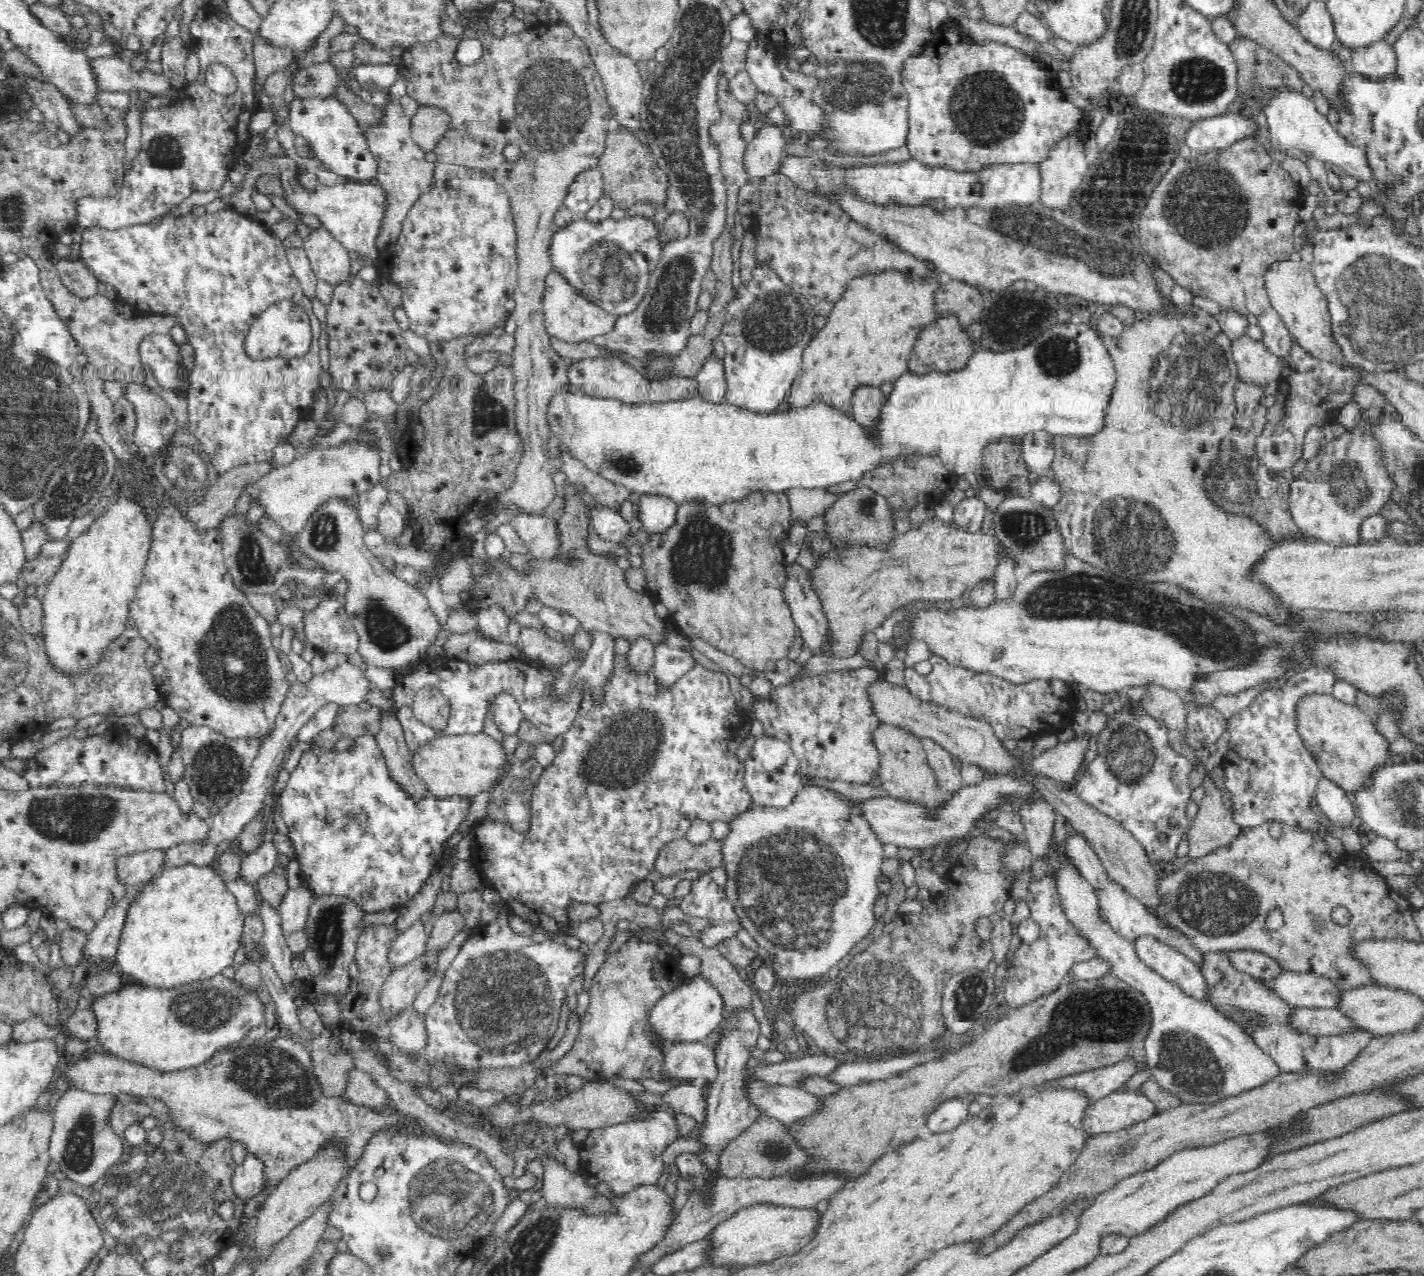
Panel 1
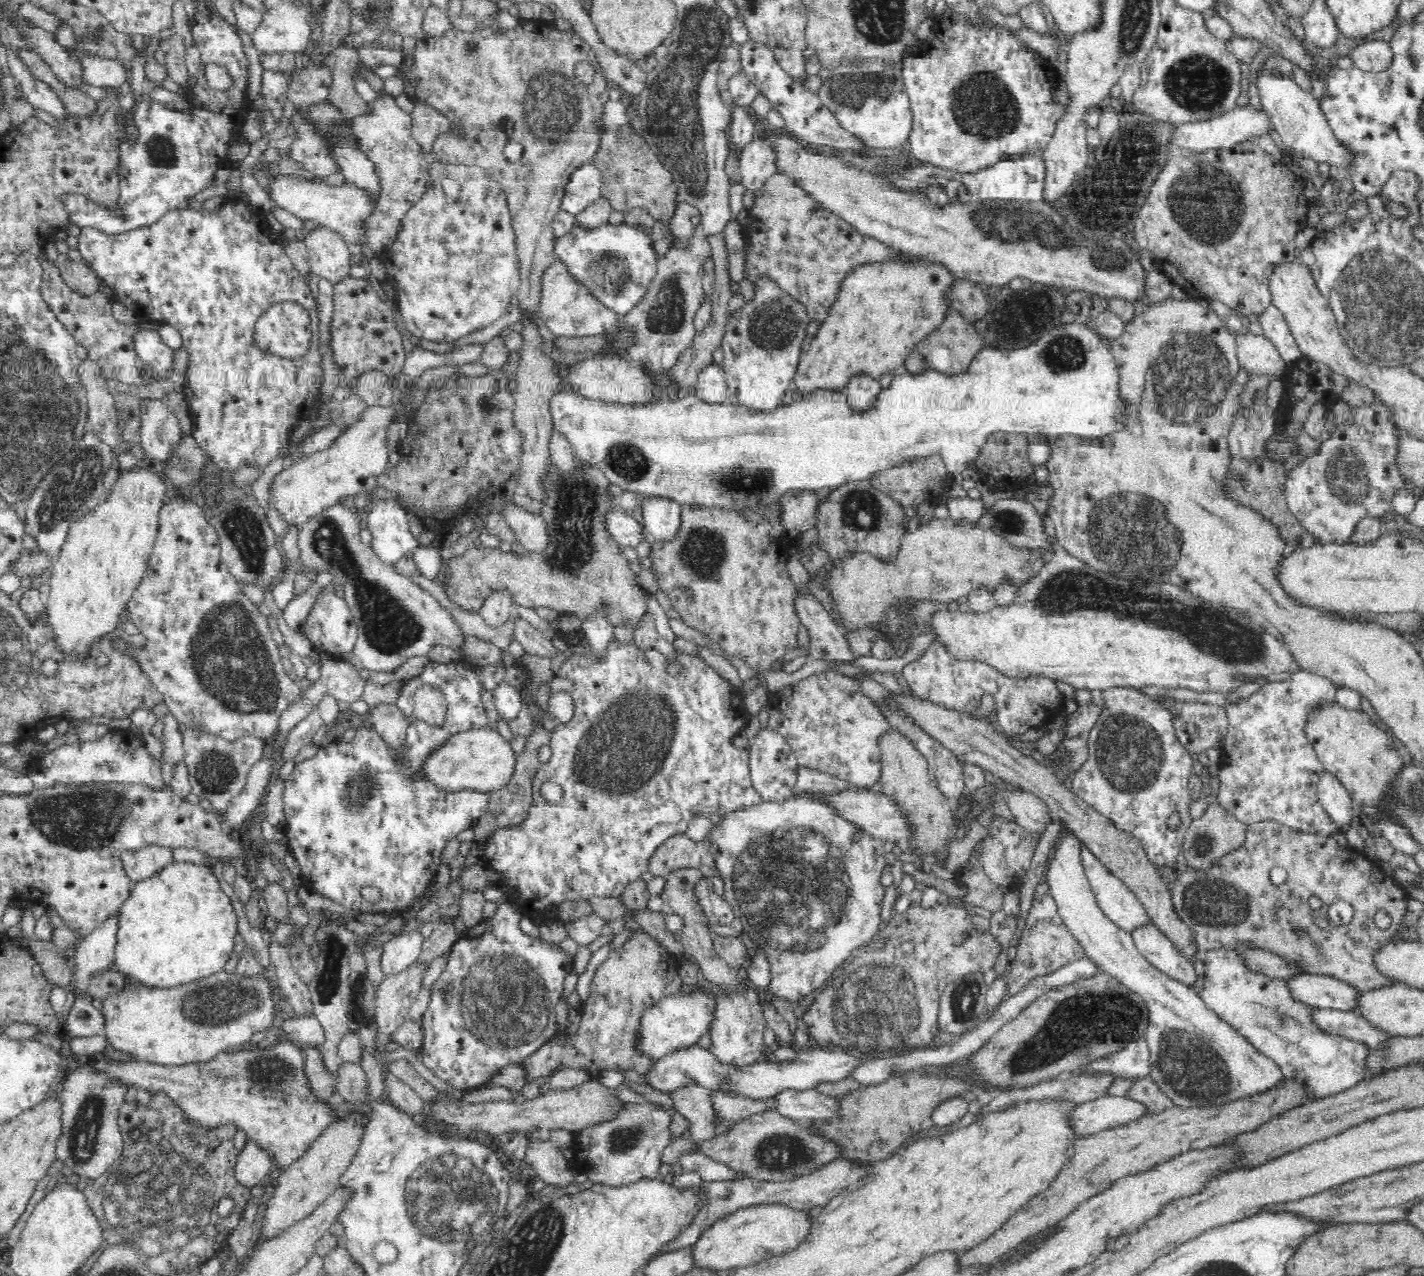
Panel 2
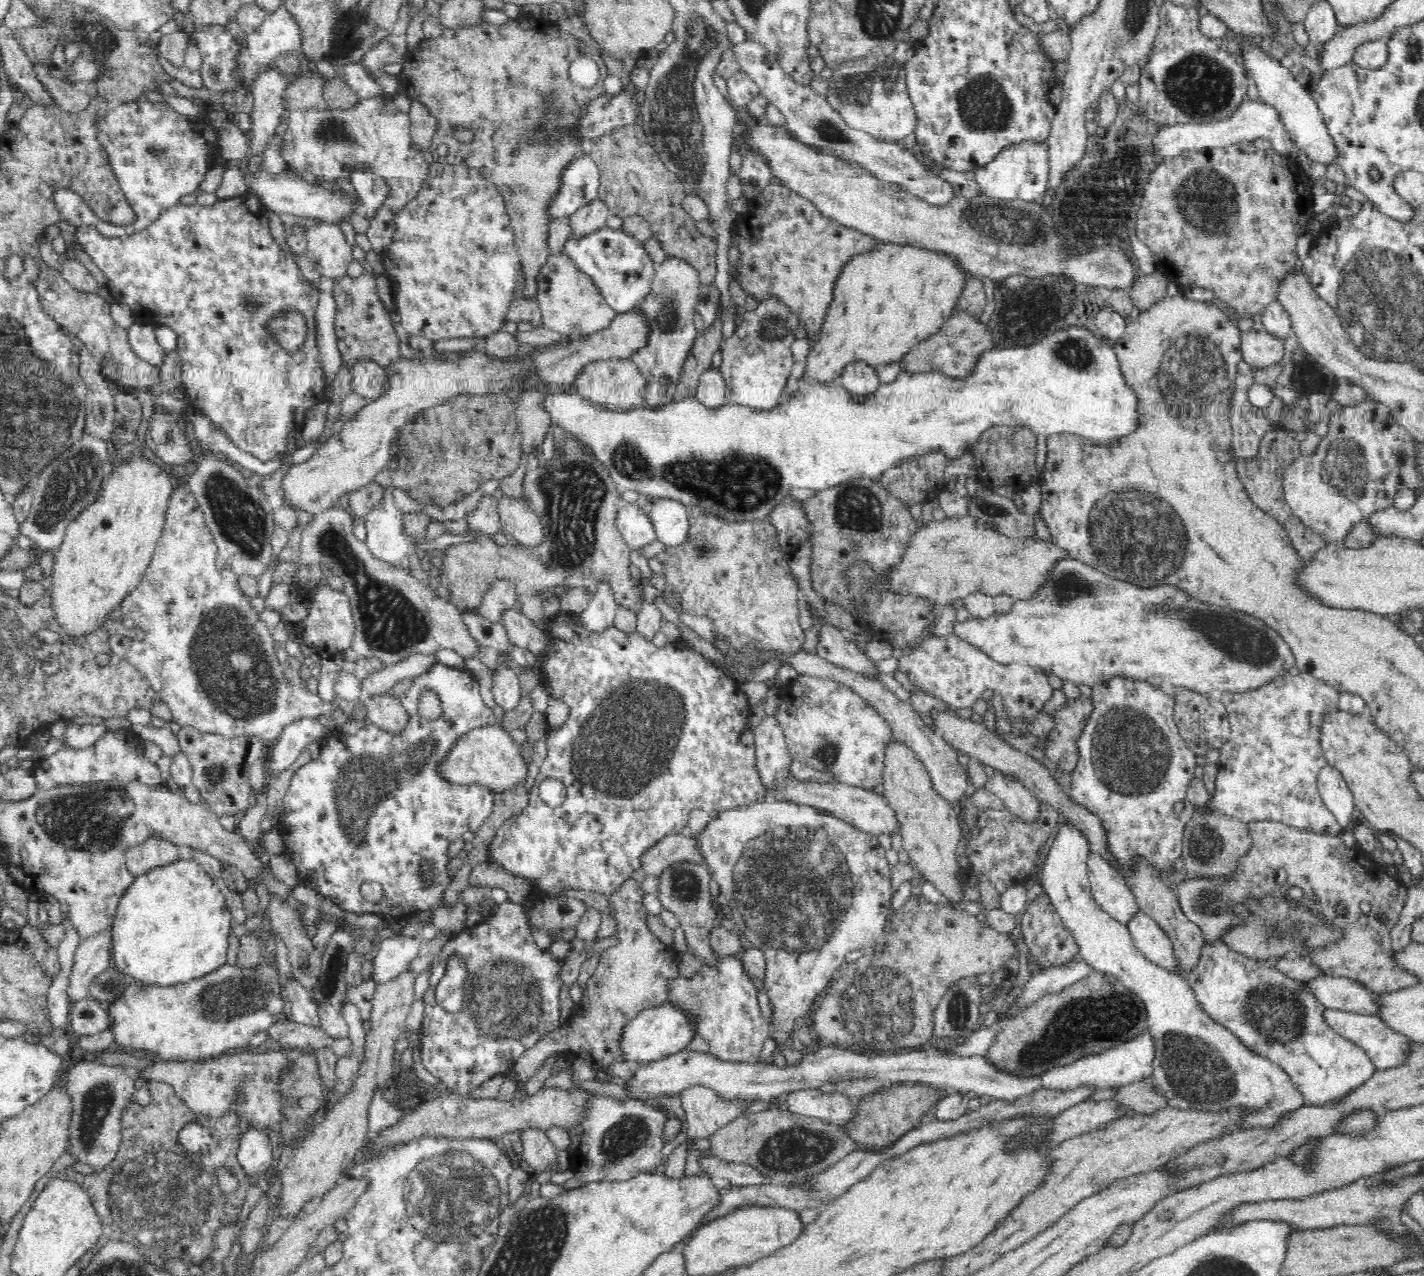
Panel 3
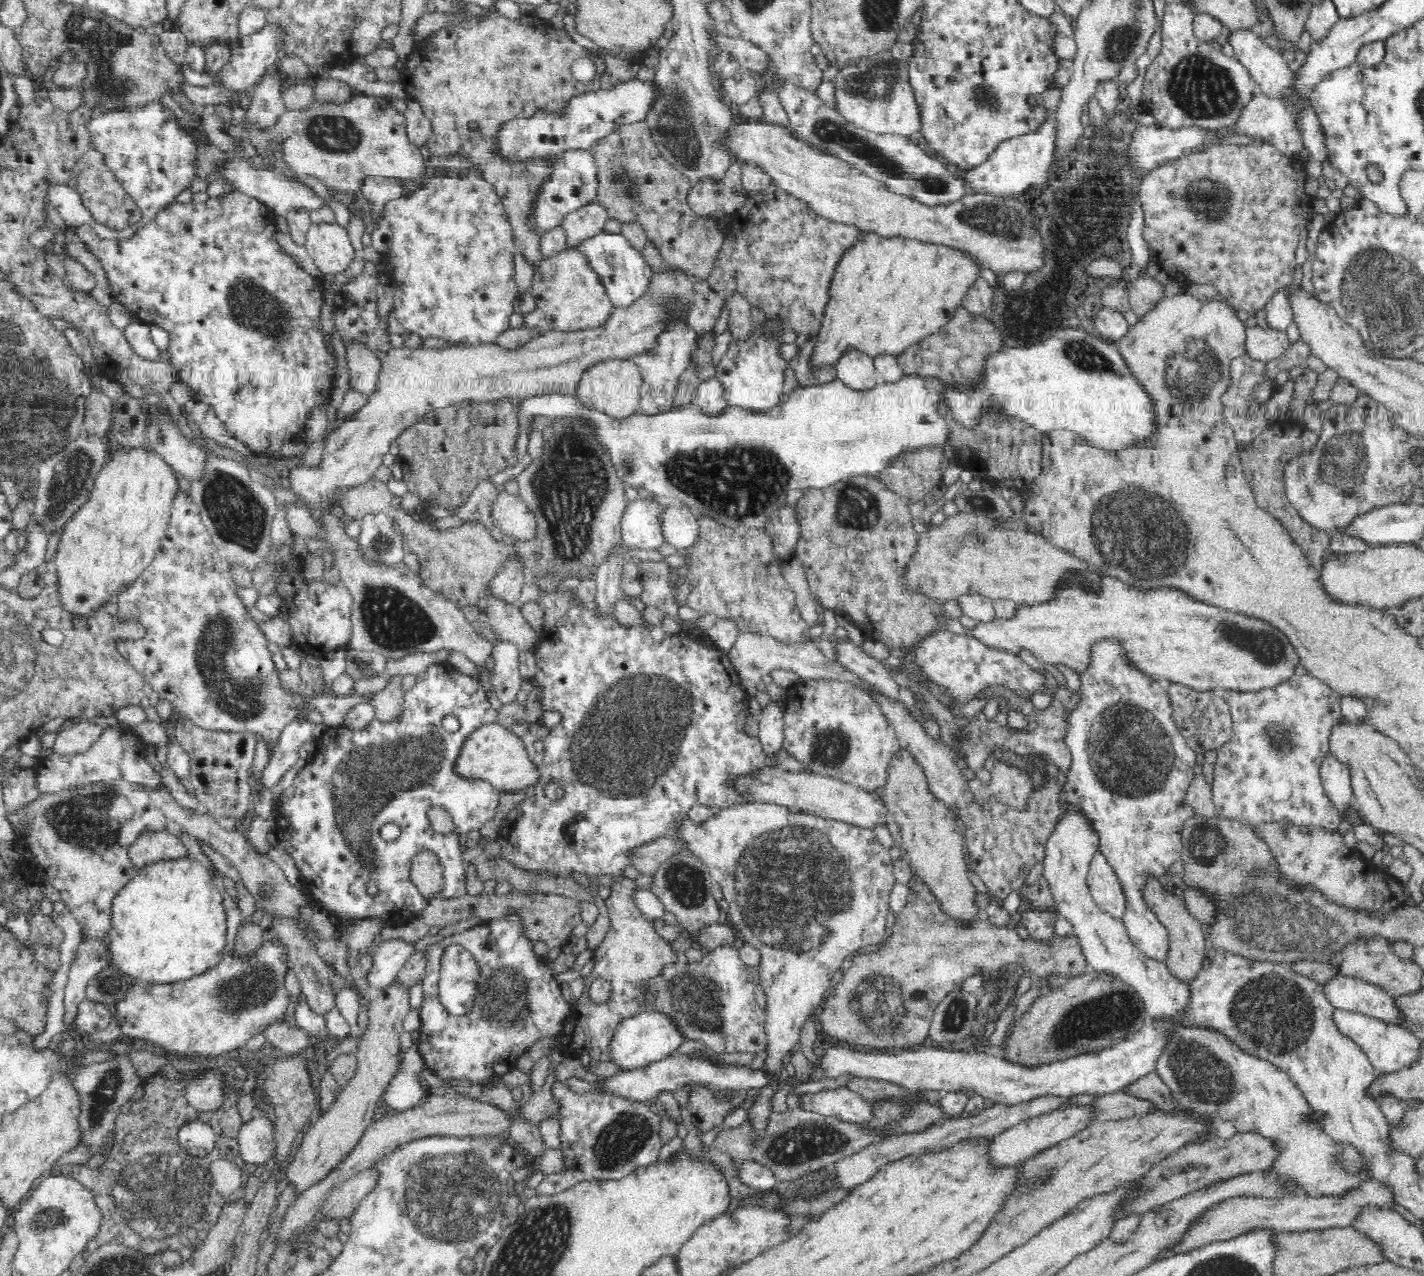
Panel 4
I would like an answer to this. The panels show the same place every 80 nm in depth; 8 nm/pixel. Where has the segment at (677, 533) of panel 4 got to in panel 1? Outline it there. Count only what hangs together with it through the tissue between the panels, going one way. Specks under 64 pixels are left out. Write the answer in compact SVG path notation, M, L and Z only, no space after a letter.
M642 495L639 498L639 519L651 534L664 534L676 523L678 504L659 495Z

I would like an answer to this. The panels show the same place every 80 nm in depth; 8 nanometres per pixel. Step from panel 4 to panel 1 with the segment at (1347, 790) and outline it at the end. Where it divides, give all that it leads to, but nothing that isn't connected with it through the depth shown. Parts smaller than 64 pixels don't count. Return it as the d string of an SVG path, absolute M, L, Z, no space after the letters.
M1322 777L1317 784L1315 801L1332 826L1350 827L1357 823L1357 812L1347 792L1332 779Z

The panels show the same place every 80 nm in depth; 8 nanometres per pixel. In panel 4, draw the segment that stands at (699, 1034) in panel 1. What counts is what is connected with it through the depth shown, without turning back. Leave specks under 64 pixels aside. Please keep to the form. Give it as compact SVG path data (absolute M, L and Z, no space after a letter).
M645 1010L636 1016L621 1020L614 1029L610 1039L610 1061L614 1062L620 1070L630 1071L659 1062L669 1055L677 1052L684 1042L681 1032L669 1021L666 1015Z

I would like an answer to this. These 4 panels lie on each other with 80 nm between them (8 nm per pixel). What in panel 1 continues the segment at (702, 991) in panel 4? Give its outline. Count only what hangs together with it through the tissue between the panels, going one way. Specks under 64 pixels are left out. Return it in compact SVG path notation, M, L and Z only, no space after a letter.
M742 1005L733 1011L725 1009L722 1024L720 1022L720 1038L714 1046L715 1062L718 1066L718 1078L707 1089L706 1124L697 1133L698 1140L706 1145L706 1152L700 1157L712 1169L720 1169L717 1162L717 1152L731 1139L739 1135L753 1120L760 1115L760 1107L746 1095L744 1089L744 1072L752 1059L752 1047L757 1047L760 1032L760 1022L754 1016L752 1005Z

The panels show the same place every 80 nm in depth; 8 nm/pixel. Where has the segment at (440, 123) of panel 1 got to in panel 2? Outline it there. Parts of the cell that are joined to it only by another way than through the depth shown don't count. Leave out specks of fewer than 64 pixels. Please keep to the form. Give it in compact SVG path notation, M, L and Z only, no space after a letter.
M415 100L411 113L411 135L423 153L430 152L435 138L451 127L450 122L435 108Z

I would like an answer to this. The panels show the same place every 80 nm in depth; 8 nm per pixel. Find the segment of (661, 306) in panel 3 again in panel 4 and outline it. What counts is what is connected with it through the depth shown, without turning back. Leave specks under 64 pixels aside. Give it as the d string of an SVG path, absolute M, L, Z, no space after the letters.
M679 322L670 327L668 331L662 332L661 336L658 336L658 346L656 348L633 356L632 359L637 364L643 380L639 414L656 416L666 414L671 409L679 376L690 365L693 351L697 349L698 337L699 334L695 330Z

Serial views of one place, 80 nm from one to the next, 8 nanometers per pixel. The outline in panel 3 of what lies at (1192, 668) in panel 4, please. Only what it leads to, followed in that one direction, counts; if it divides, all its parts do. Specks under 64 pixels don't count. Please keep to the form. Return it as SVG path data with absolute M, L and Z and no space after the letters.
M1071 557L1066 558L1060 564L1056 564L1051 578L1042 587L1042 590L1036 592L1034 598L1030 598L1030 600L1014 600L1014 606L1012 606L1010 612L1006 614L996 614L994 612L986 620L978 620L977 618L970 617L970 620L964 622L954 621L954 635L964 637L970 643L978 645L992 659L997 659L998 663L1018 661L1019 663L1028 664L1040 672L1053 673L1062 680L1071 681L1076 685L1090 686L1092 683L1105 681L1112 675L1122 675L1122 677L1130 677L1130 679L1150 681L1150 683L1155 685L1167 681L1174 687L1184 687L1194 692L1219 693L1220 695L1228 691L1244 693L1253 692L1260 687L1266 687L1266 684L1272 684L1274 680L1281 678L1280 676L1284 676L1286 672L1290 672L1290 668L1294 668L1295 665L1294 653L1290 645L1284 640L1284 637L1259 618L1236 610L1219 608L1218 606L1215 607L1214 605L1197 601L1191 596L1188 596L1181 588L1172 585L1160 585L1152 588L1142 588L1132 585L1107 576L1098 569Z

